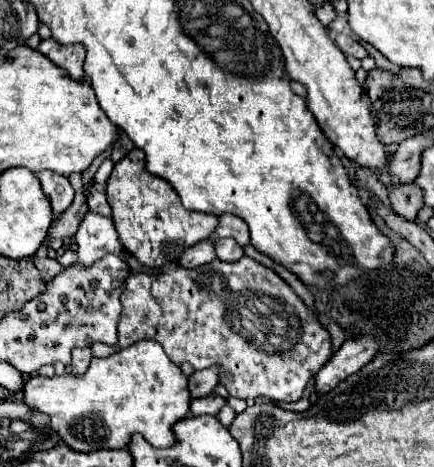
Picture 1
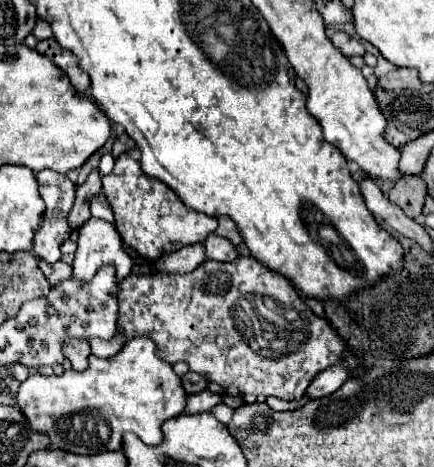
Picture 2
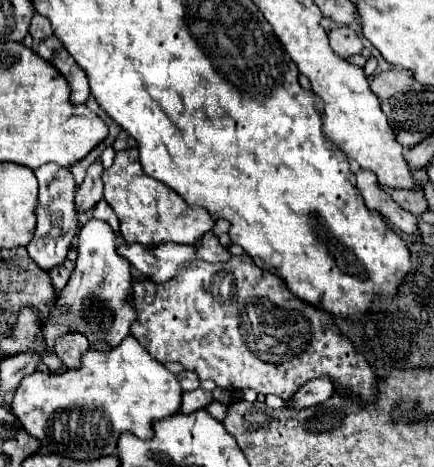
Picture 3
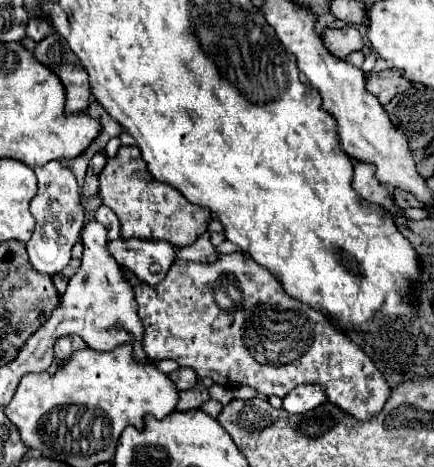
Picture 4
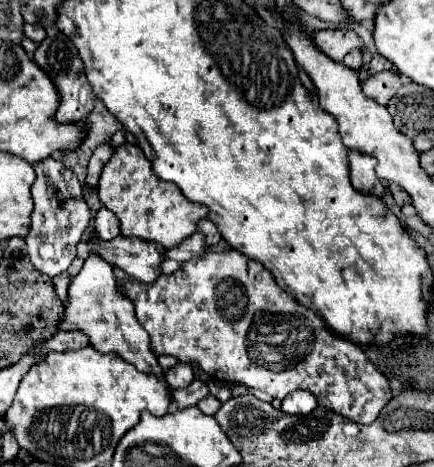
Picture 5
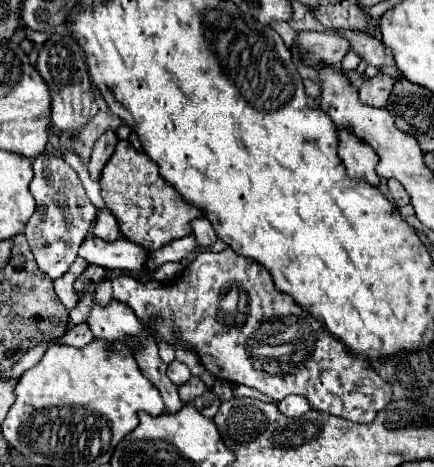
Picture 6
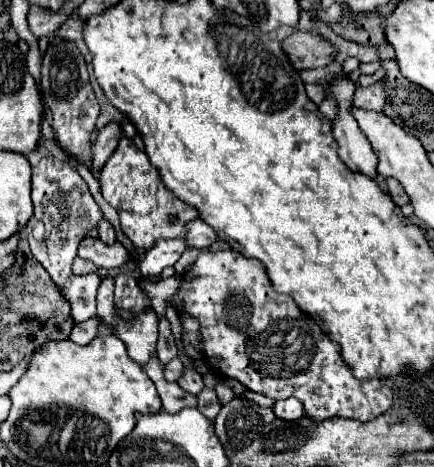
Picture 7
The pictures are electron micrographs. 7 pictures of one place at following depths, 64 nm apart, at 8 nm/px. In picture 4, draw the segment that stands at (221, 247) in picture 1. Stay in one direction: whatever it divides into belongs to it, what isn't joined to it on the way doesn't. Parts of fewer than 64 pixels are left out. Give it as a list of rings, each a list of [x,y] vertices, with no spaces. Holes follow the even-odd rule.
[[[204,232],[192,246],[180,248],[178,252],[180,260],[194,260],[194,262],[216,262],[218,260],[218,252],[216,246],[210,242],[208,232]]]

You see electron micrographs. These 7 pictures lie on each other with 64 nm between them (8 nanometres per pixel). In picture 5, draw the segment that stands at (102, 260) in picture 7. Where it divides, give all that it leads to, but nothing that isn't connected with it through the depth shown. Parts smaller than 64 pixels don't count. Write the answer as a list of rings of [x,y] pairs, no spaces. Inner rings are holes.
[[[116,236],[110,242],[96,240],[90,244],[88,240],[82,240],[78,244],[76,256],[86,260],[90,254],[98,254],[112,266],[122,268],[128,276],[152,284],[162,274],[162,262],[166,260],[164,252],[166,248],[160,248],[160,244]]]

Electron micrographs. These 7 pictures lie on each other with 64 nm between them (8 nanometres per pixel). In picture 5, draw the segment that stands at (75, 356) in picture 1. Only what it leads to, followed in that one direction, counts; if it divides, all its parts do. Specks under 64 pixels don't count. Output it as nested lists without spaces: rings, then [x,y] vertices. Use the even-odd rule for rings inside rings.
[[[58,332],[48,342],[44,342],[42,350],[36,350],[36,352],[46,354],[48,350],[62,352],[62,350],[78,350],[78,348],[84,348],[84,346],[88,346],[88,336],[84,336],[82,332]]]

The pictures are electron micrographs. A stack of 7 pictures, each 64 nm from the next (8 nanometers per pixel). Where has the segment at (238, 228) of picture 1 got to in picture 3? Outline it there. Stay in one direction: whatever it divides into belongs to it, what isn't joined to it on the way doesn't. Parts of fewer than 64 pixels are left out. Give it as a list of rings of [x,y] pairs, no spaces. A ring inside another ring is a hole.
[[[220,218],[220,220],[216,220],[216,226],[214,226],[214,230],[212,230],[212,232],[222,240],[224,246],[230,246],[230,244],[232,244],[232,238],[230,238],[230,234],[228,234],[228,228],[230,228],[230,224]]]

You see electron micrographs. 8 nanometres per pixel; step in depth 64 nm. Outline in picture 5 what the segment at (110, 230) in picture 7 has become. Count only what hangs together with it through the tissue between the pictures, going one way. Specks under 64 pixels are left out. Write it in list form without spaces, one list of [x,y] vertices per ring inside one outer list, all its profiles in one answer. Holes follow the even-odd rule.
[[[100,208],[96,218],[94,218],[94,226],[98,228],[98,234],[102,236],[102,240],[112,240],[120,234],[120,224],[118,218],[108,210],[108,208]]]

